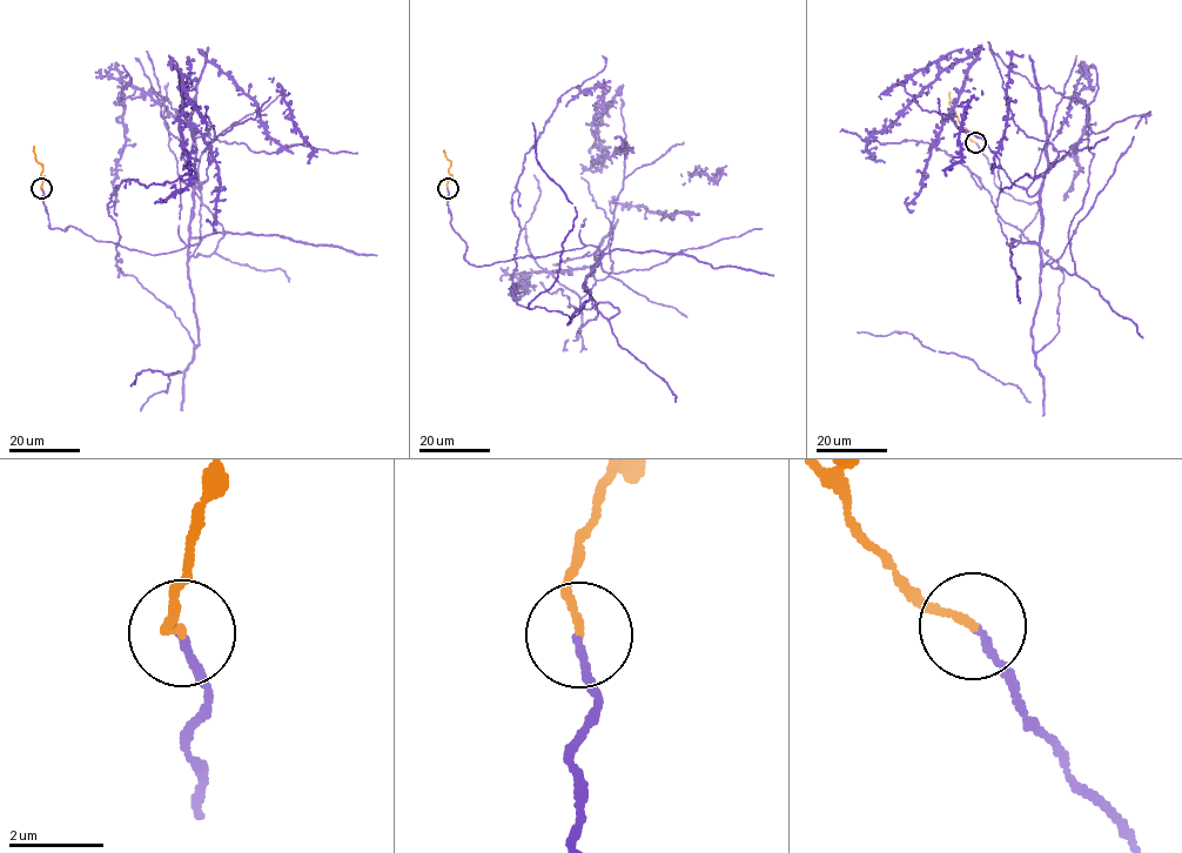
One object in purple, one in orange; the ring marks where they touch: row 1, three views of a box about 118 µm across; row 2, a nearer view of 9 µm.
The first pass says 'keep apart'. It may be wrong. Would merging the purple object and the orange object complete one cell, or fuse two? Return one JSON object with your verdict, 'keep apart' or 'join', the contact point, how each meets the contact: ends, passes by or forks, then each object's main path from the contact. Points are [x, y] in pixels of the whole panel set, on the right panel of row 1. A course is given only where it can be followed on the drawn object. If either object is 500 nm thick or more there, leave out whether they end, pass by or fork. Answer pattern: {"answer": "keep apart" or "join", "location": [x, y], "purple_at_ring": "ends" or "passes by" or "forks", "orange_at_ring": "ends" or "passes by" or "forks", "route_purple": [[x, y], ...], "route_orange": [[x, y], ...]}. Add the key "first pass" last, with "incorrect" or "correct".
{"answer": "join", "location": [975, 142], "purple_at_ring": "ends", "orange_at_ring": "ends", "route_purple": [[975, 142], [1038, 202], [1006, 244], [1039, 244], [1036, 353], [1058, 263], [929, 143], [840, 132]], "route_orange": [[975, 142], [949, 102], [949, 92]], "first pass": "incorrect"}

